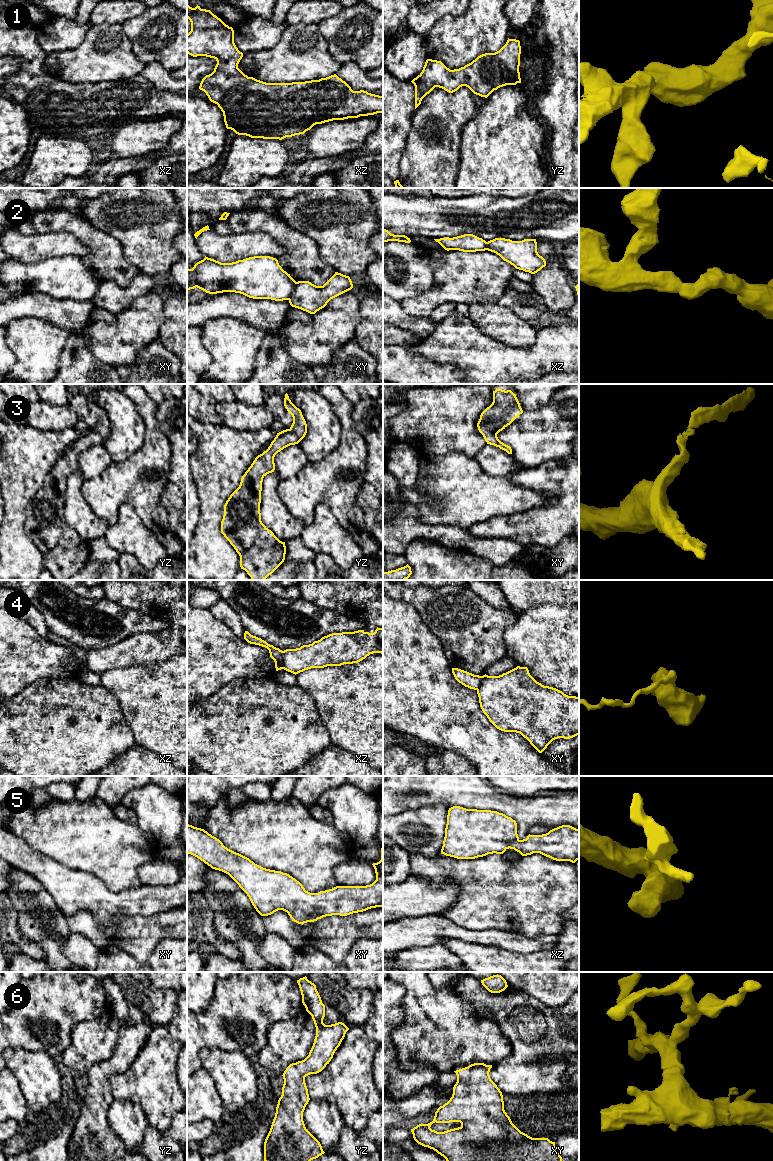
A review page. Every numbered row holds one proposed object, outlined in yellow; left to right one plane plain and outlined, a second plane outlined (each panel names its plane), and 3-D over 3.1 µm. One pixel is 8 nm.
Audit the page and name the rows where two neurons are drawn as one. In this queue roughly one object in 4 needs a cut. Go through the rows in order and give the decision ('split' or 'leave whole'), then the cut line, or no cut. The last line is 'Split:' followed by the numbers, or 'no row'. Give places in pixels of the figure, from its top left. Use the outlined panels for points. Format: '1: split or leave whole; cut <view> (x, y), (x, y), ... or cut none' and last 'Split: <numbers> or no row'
1: leave whole; cut none
2: split; cut xy (297, 282), (287, 299)
3: leave whole; cut none
4: split; cut xz (283, 651), (282, 668)
5: leave whole; cut none
6: leave whole; cut none
Split: 2, 4

